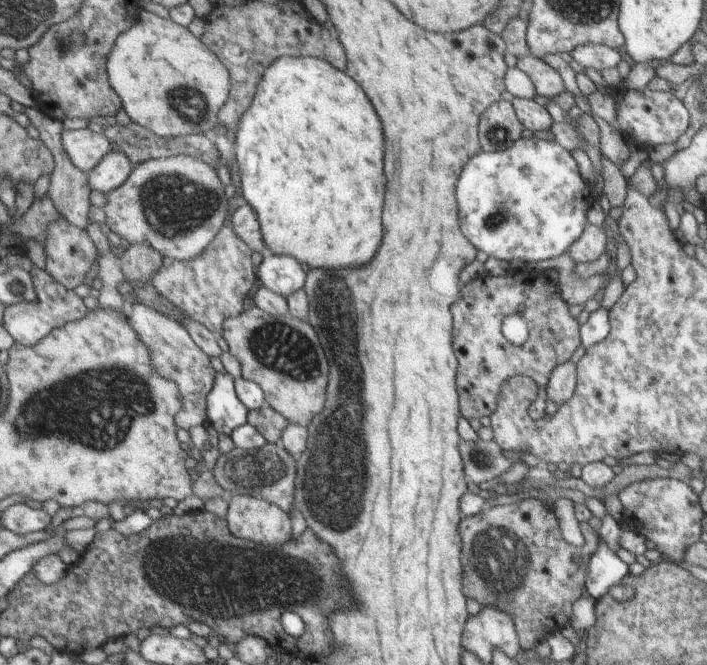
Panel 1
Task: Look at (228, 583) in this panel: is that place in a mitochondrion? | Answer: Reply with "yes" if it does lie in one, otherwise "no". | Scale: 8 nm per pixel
yes

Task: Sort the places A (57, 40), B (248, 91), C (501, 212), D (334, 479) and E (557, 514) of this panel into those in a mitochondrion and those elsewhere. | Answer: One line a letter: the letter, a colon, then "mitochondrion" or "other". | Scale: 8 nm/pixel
A: mitochondrion
B: other
C: mitochondrion
D: mitochondrion
E: other

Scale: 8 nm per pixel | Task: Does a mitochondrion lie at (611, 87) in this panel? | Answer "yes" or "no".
no

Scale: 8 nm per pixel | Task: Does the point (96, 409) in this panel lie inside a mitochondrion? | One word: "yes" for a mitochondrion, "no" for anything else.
yes

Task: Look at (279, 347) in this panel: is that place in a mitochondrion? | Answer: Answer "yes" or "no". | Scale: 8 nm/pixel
yes

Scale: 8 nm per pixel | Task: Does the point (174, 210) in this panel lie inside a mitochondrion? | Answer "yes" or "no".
yes

